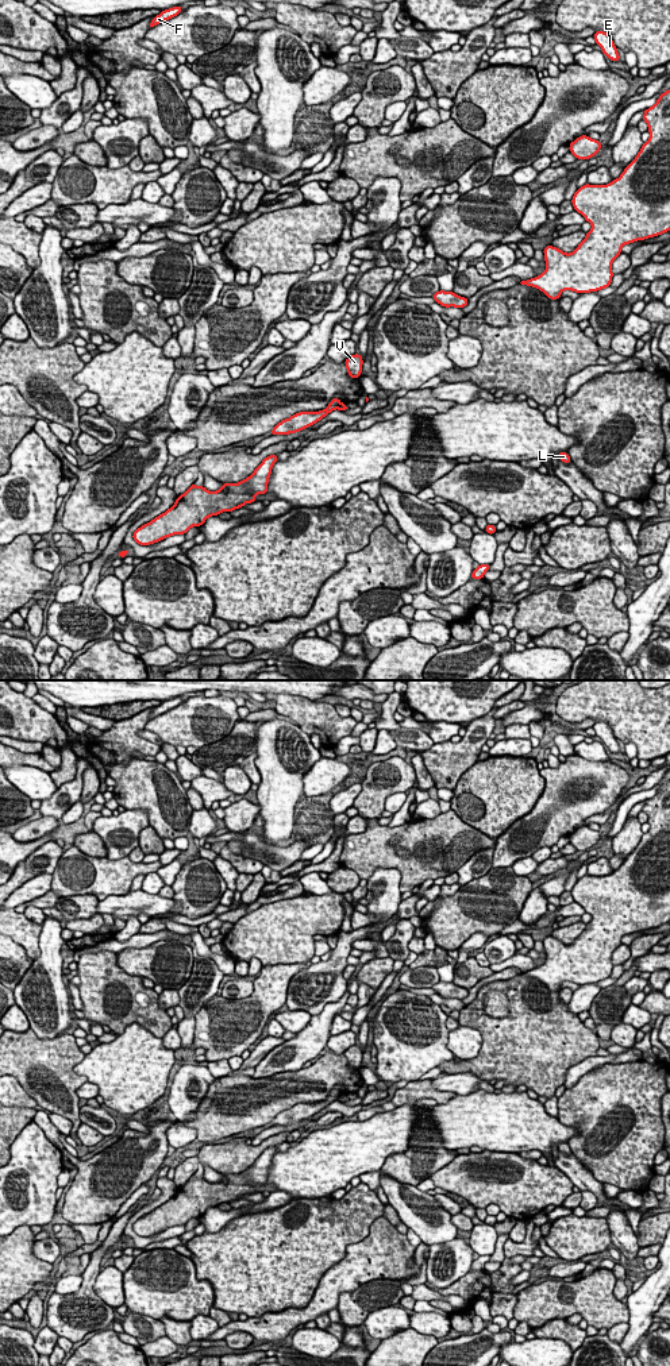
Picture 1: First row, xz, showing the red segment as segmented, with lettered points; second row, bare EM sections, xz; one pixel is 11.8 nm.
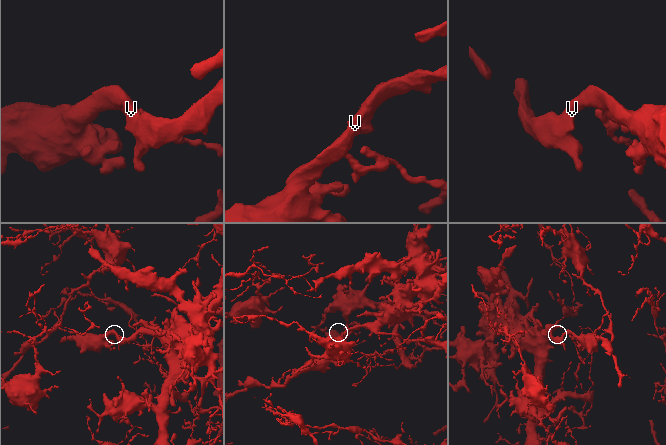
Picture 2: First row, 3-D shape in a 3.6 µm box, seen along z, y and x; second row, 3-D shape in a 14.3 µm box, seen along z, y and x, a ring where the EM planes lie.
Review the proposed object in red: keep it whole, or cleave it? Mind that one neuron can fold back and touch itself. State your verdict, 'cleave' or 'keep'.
cleave

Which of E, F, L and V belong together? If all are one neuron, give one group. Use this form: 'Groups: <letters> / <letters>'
Groups: E F V / L

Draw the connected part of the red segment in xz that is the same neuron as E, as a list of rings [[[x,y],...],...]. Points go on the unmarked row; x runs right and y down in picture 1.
[[[596,722],[593,725],[596,736],[601,738],[602,744],[613,753],[620,752],[620,746],[617,744],[617,738],[613,734],[611,726],[605,722]]]

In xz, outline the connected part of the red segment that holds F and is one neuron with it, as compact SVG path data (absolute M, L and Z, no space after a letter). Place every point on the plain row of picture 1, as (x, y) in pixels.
M176 696L176 698L173 698L173 699L161 702L159 706L157 706L157 707L153 709L153 711L151 711L151 714L150 714L150 718L154 718L154 717L157 717L157 715L159 715L159 714L162 714L162 713L165 713L165 711L169 711L169 710L177 707L177 706L181 705L181 703L182 703L181 696Z

